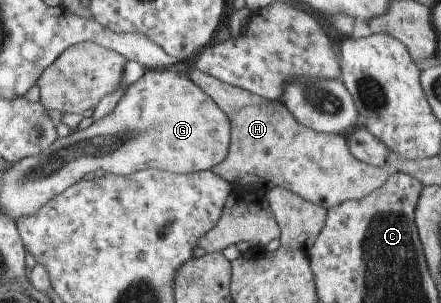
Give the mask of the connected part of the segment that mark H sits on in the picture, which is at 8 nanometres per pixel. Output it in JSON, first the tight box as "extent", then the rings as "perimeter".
{"extent":[188,66,391,210],"perimeter":[[[188,66],[190,79],[196,82],[228,114],[233,129],[228,157],[214,169],[220,177],[231,182],[253,181],[266,184],[271,189],[282,186],[308,201],[324,206],[327,210],[348,200],[363,200],[378,188],[386,185],[391,176],[383,167],[360,161],[347,144],[345,135],[331,134],[304,125],[281,100],[270,101],[246,88],[230,85],[220,78]]]}

